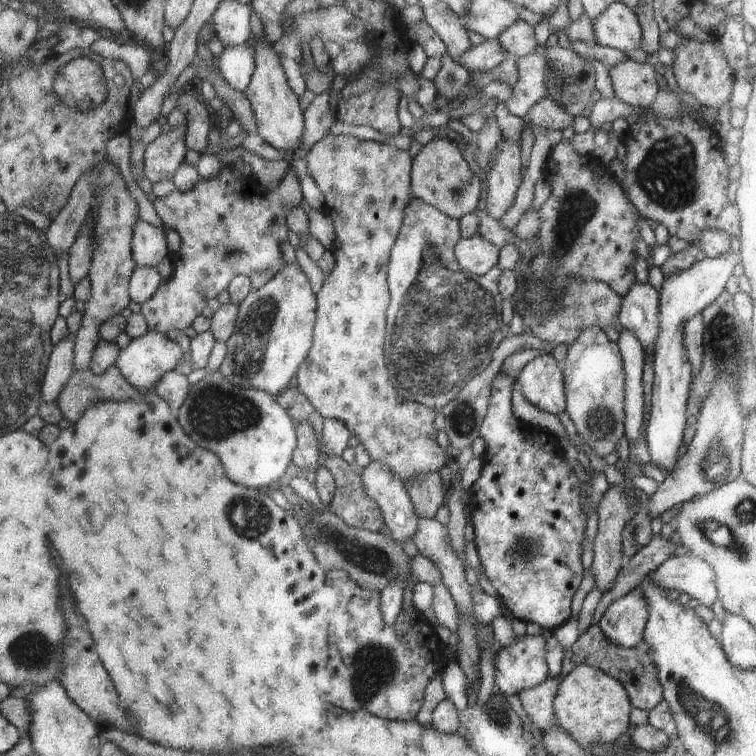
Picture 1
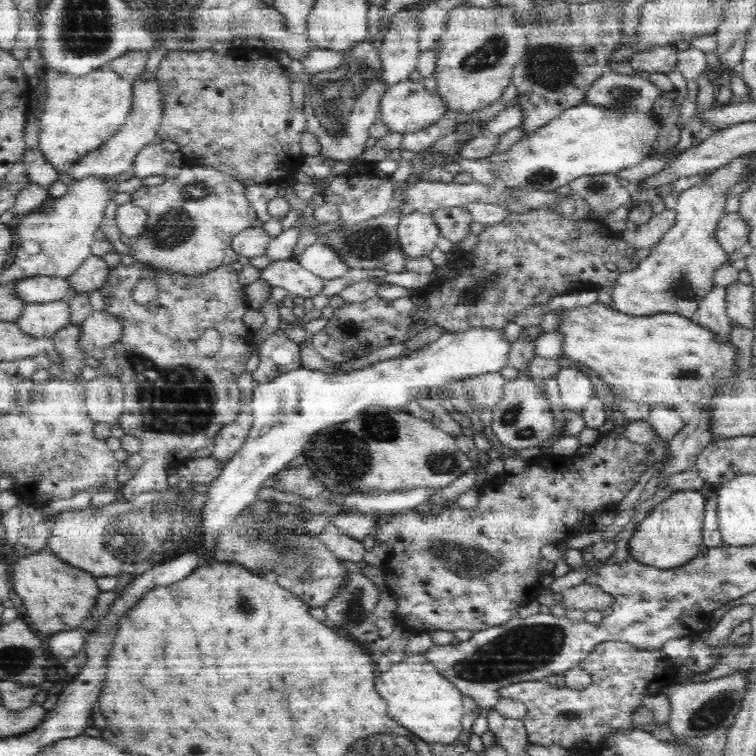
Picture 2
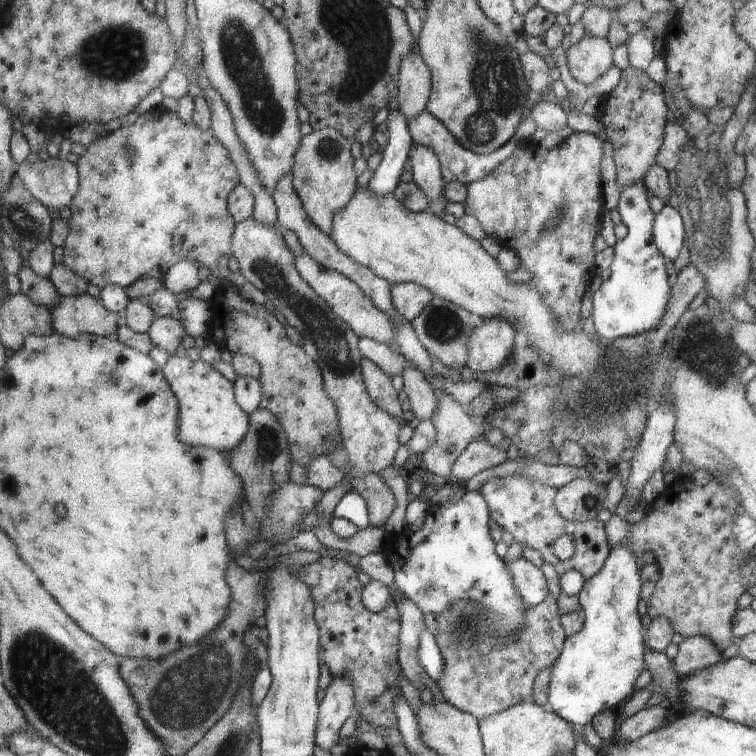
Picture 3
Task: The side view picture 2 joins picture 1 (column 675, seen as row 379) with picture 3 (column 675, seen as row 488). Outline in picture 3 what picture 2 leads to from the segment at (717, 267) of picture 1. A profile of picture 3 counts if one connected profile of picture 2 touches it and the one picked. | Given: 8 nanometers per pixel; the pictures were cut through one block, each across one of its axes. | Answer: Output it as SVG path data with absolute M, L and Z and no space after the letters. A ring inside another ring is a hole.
M666 203L655 214L654 239L659 251L674 262L684 246L685 228L679 211L672 204Z

